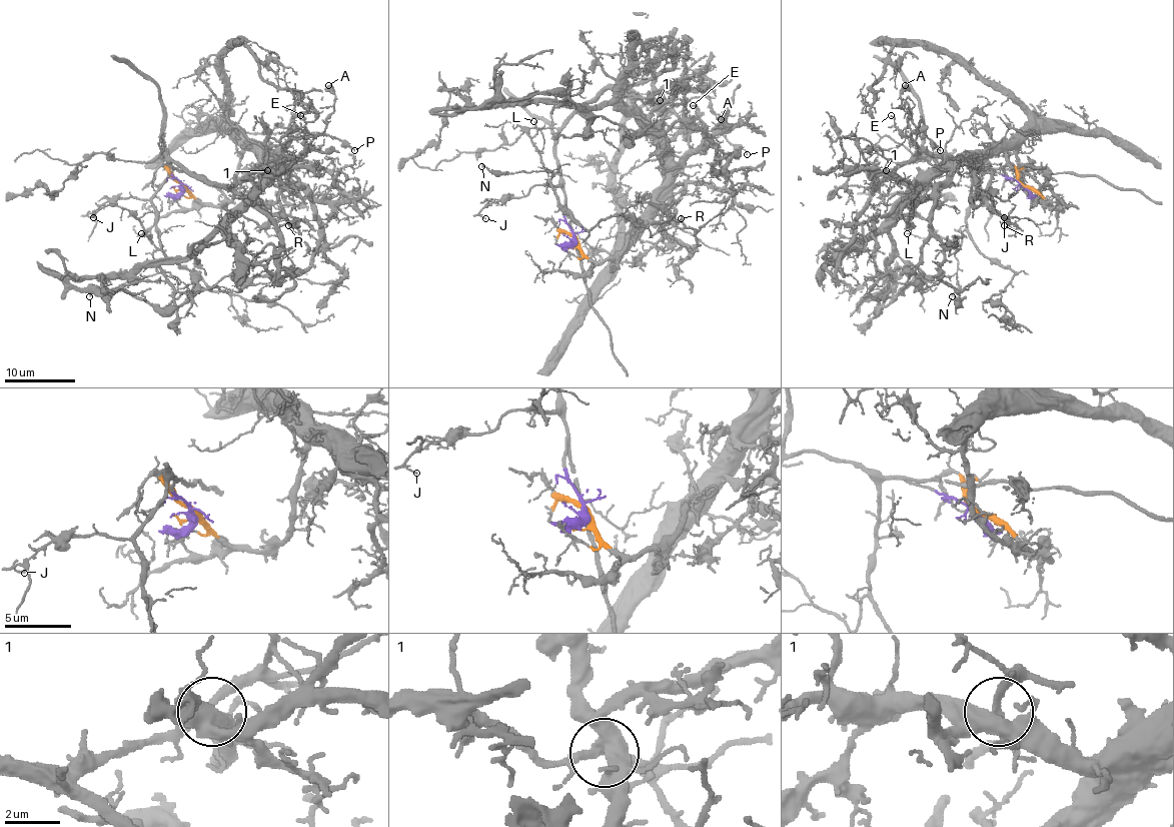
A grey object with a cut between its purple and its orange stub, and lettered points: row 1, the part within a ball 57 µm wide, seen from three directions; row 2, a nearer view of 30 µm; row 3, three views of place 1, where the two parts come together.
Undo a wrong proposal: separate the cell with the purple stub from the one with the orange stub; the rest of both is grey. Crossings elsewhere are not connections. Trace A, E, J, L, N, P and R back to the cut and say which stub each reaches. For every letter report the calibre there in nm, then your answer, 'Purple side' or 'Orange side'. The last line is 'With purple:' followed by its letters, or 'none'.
A: Thickness 600 nm. Purple side
E: Thickness 150 nm. Orange side
J: Thickness 110 nm. Purple side
L: Thickness 120 nm. Purple side
N: Thickness 110 nm. Purple side
P: Thickness 100 nm. Purple side
R: Thickness 170 nm. Orange side
With purple: A, J, L, N, P

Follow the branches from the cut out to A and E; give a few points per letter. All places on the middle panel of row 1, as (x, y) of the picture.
A: (574, 237), (556, 139), (581, 107), (629, 89), (696, 130), (717, 132), (721, 119)
E: (574, 237), (594, 260), (617, 255), (661, 186), (668, 144), (698, 116), (693, 105)

